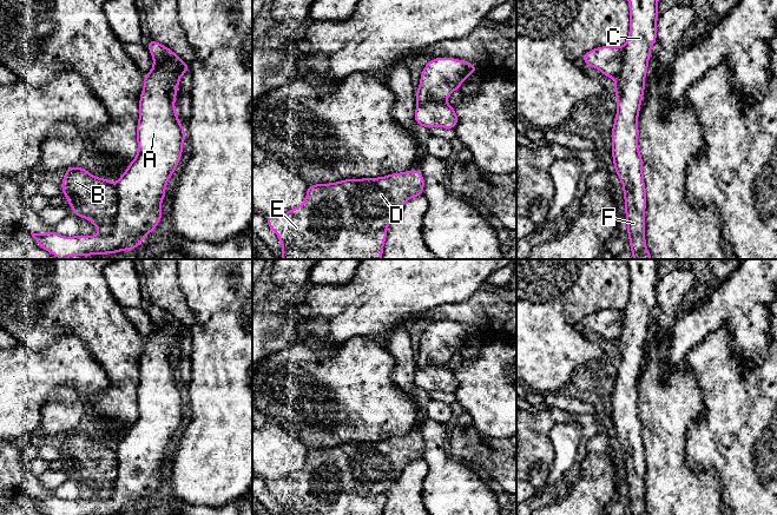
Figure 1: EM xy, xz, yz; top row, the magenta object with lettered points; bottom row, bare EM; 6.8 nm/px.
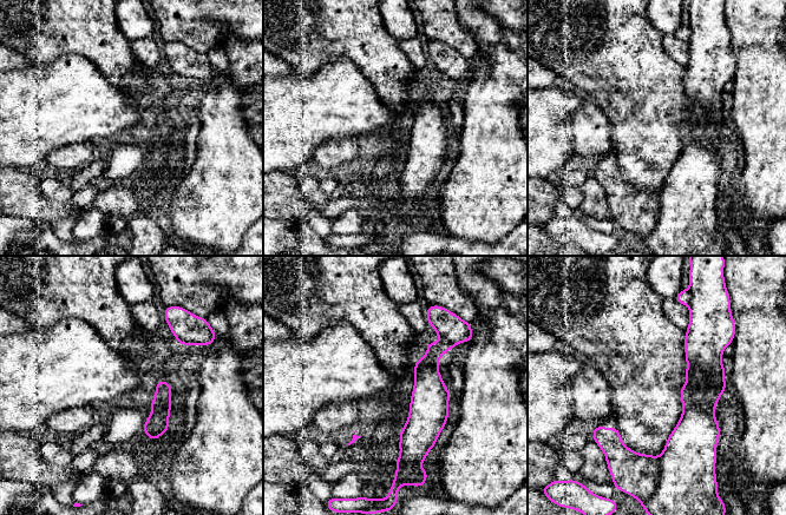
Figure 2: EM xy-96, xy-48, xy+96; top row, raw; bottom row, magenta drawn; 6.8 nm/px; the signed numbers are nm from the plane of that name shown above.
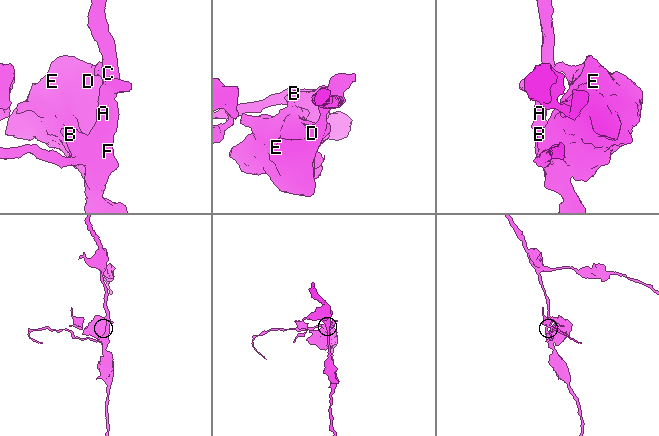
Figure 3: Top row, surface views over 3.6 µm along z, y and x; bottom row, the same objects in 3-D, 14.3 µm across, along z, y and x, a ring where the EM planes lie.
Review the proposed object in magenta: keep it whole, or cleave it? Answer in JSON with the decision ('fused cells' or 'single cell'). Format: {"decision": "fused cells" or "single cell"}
{"decision": "fused cells"}

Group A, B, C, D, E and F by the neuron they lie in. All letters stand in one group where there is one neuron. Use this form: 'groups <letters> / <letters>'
groups A C F / B D E

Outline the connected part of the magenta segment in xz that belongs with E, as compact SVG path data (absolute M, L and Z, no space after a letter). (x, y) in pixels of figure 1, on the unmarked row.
M415 433L386 441L309 449L299 470L265 484L279 502L282 515L383 515L388 489L410 462L423 458L423 453L423 440Z

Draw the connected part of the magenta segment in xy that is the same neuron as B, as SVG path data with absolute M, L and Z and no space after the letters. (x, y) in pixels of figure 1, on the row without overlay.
M72 430L66 433L60 450L74 478L90 483L103 500L113 496L118 475L114 447L94 441L84 431Z

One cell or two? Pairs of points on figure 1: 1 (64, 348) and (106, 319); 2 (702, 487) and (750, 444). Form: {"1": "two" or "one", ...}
{"1": "two", "2": "two"}

